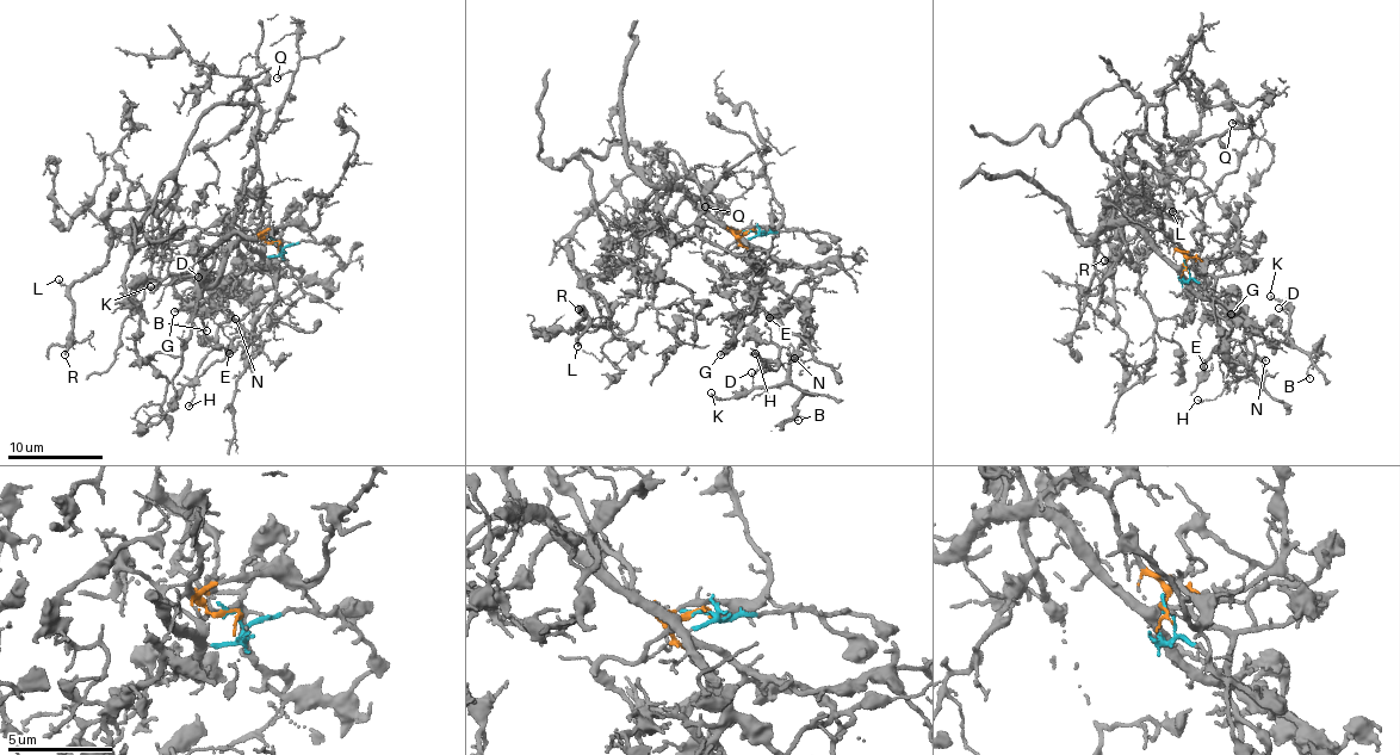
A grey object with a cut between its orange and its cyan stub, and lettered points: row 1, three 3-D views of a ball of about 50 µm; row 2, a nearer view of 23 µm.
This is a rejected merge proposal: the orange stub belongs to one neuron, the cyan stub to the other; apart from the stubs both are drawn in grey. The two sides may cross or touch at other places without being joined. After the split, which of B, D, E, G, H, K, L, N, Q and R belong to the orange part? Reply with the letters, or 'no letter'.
L, Q, R

